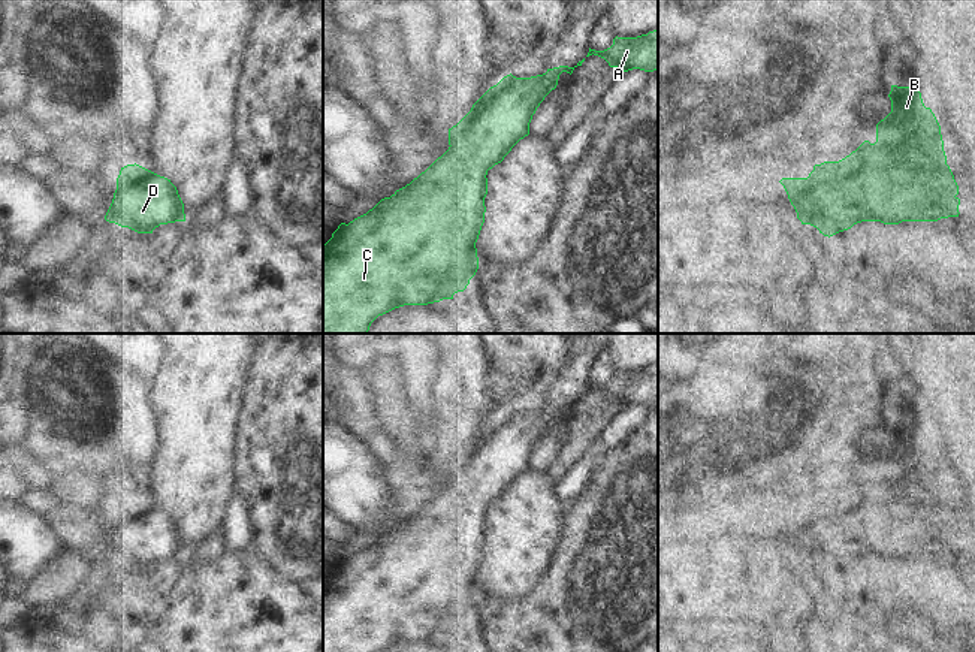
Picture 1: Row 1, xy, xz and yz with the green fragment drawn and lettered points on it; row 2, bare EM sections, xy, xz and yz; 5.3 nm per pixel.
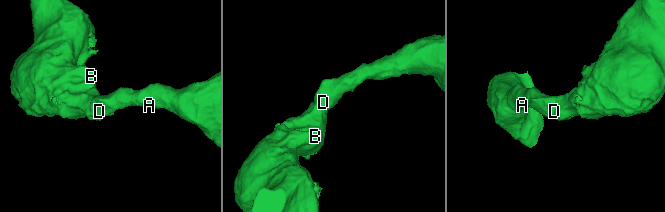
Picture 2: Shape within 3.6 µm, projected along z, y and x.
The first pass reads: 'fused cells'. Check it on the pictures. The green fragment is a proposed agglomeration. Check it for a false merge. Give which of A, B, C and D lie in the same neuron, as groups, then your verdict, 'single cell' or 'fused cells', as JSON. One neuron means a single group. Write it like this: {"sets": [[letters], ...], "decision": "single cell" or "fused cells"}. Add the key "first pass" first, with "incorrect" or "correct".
{"first pass": "incorrect", "sets": [["A", "B", "C", "D"]], "decision": "single cell"}

